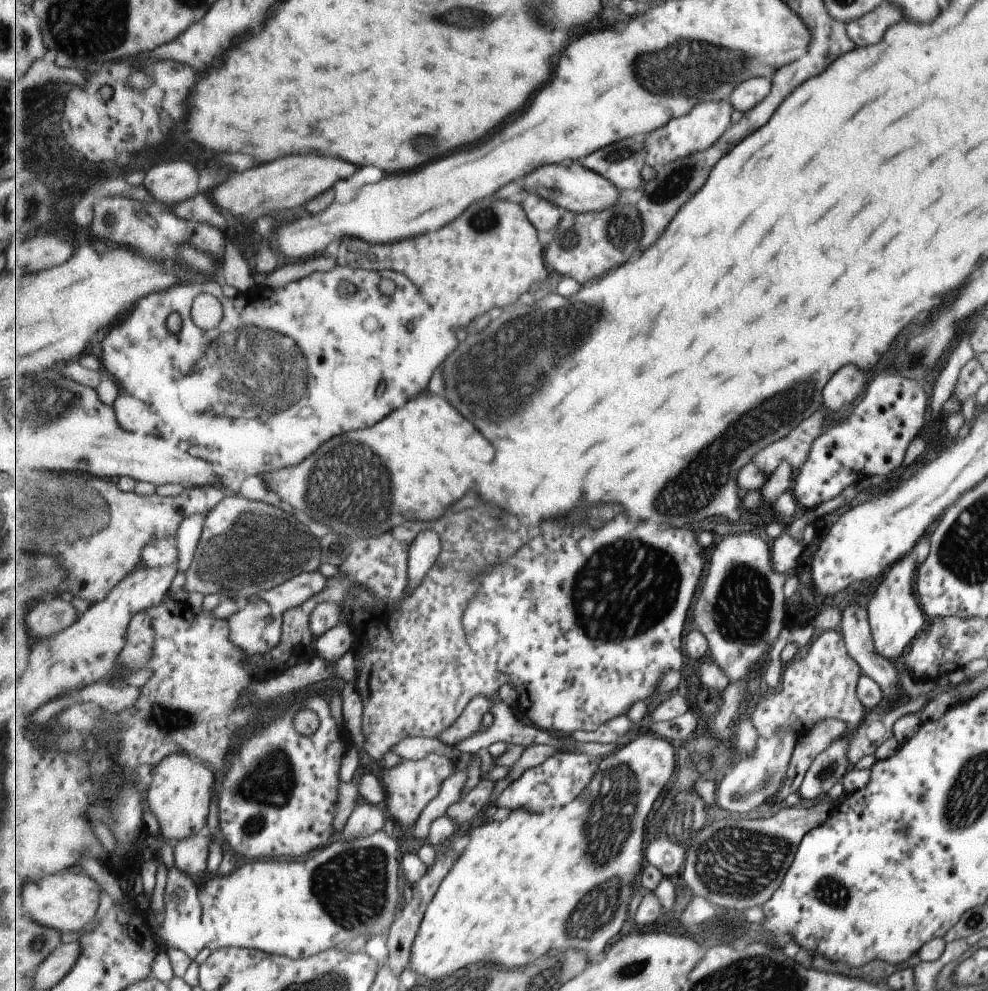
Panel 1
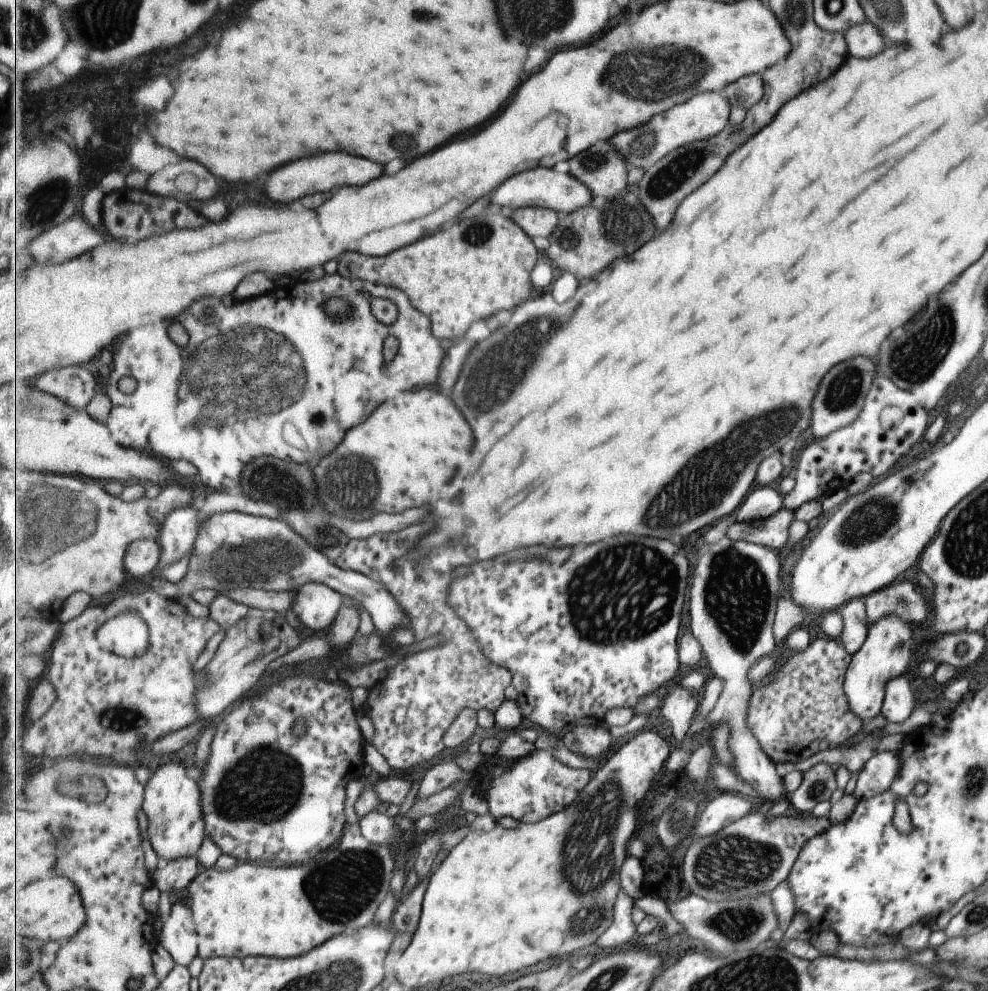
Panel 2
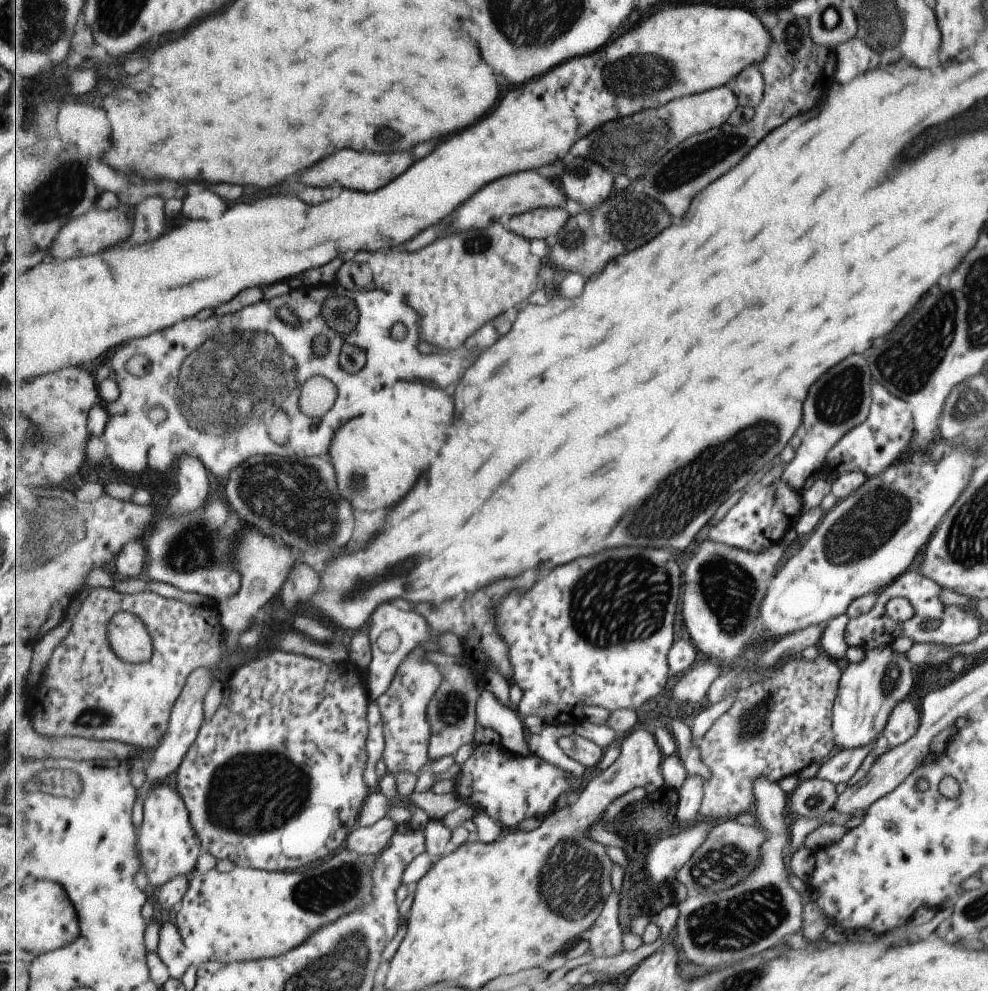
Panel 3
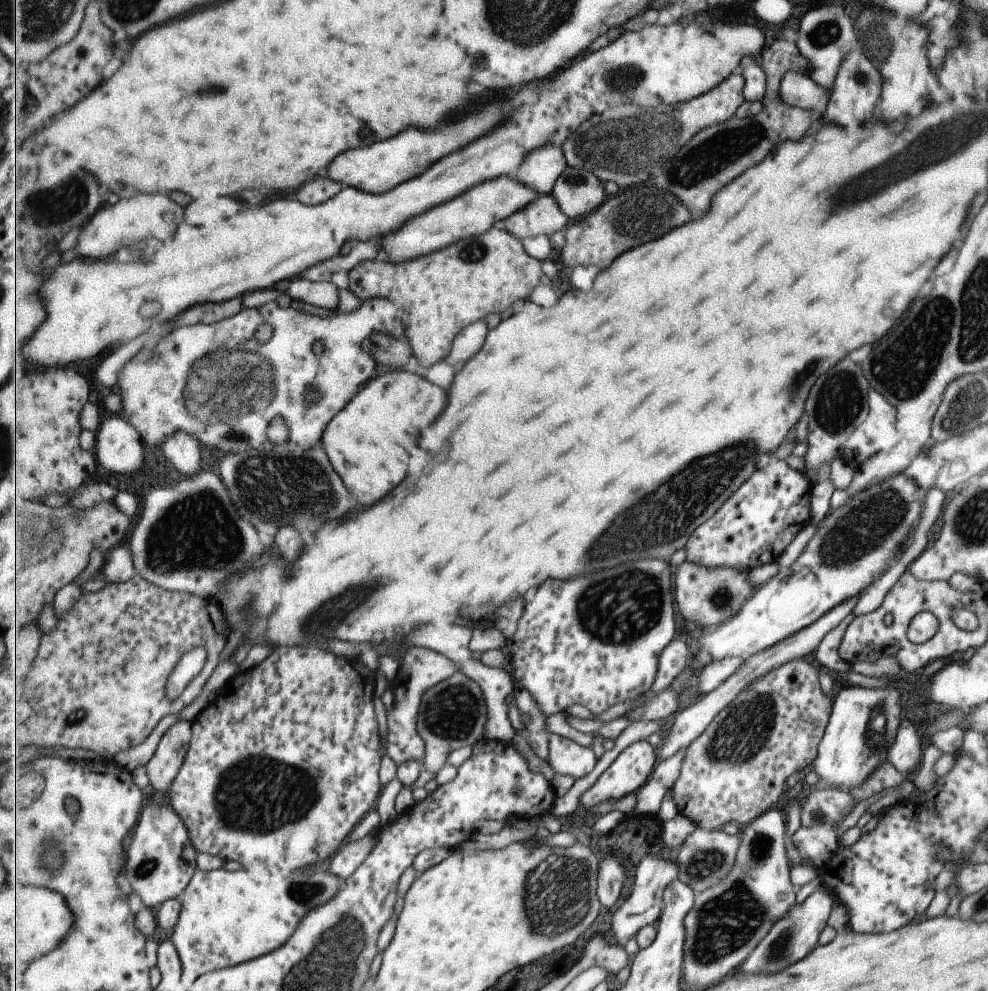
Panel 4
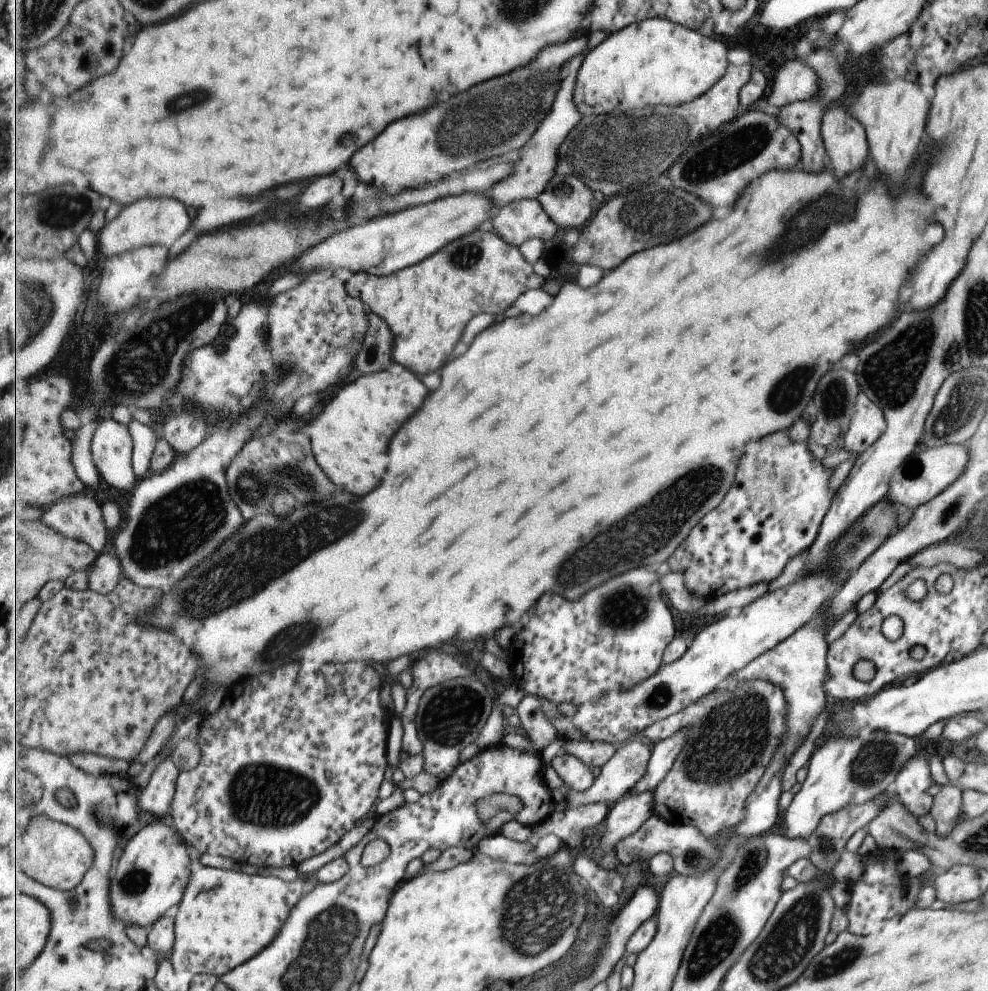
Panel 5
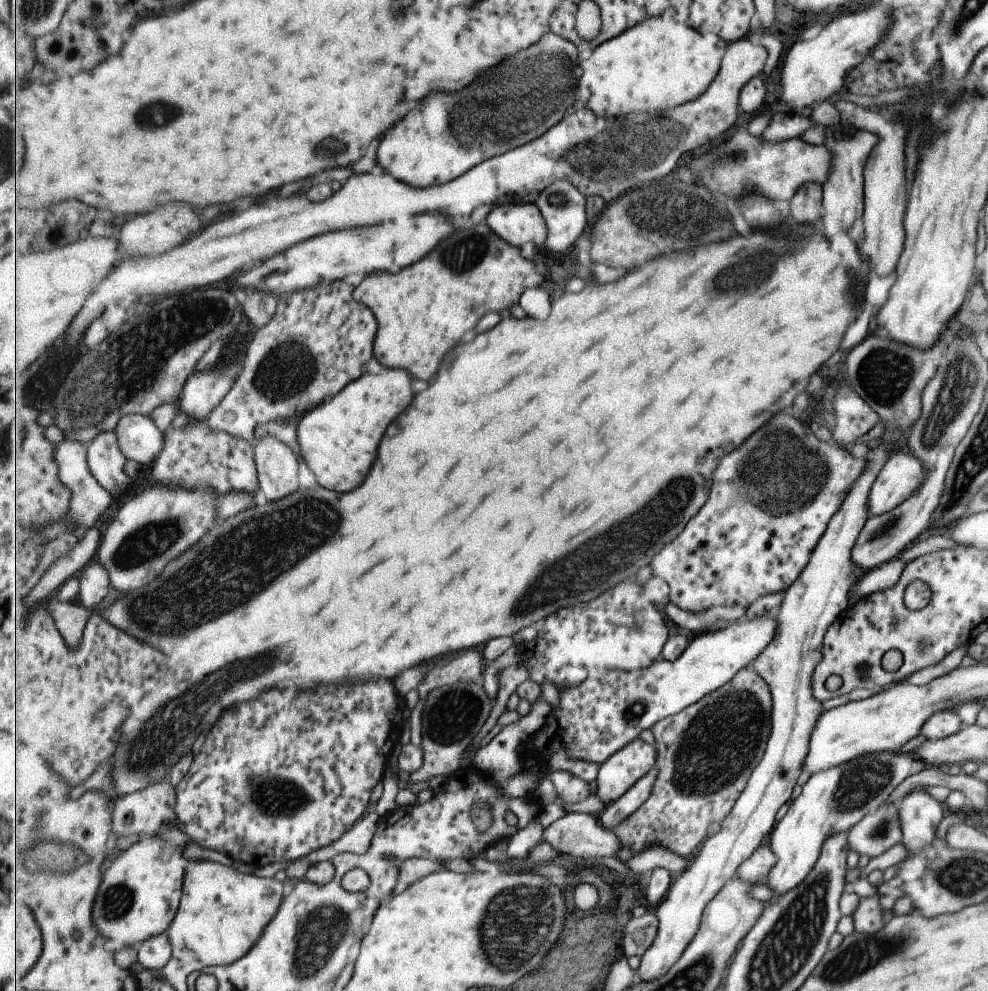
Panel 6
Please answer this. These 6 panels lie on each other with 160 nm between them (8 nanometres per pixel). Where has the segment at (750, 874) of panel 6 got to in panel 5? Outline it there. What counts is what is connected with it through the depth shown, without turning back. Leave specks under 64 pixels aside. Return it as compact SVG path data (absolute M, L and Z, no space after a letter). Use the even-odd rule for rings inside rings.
M772 835L768 843L770 860L780 862L784 869L799 858L808 858L810 844L803 837L789 838L785 835Z

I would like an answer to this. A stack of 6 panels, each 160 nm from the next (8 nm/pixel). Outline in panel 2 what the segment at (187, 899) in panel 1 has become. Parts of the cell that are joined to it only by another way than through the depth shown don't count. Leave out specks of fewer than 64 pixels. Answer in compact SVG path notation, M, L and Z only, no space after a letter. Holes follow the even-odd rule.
M182 901L171 904L171 911L160 930L159 944L175 959L176 964L189 966L199 956L196 920L192 908Z

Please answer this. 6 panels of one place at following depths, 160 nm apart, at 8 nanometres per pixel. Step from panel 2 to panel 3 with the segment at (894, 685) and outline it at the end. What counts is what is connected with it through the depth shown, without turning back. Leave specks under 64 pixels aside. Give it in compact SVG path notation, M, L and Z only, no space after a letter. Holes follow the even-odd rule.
M909 700L897 701L889 711L882 735L891 747L907 742L915 733L920 719Z

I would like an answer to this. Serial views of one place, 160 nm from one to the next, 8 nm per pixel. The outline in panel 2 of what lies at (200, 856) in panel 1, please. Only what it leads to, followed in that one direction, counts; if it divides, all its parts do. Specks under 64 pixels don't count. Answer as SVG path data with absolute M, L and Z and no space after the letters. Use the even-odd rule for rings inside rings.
M197 855L176 858L153 874L153 886L167 893L169 890L185 890L196 880L200 871Z

